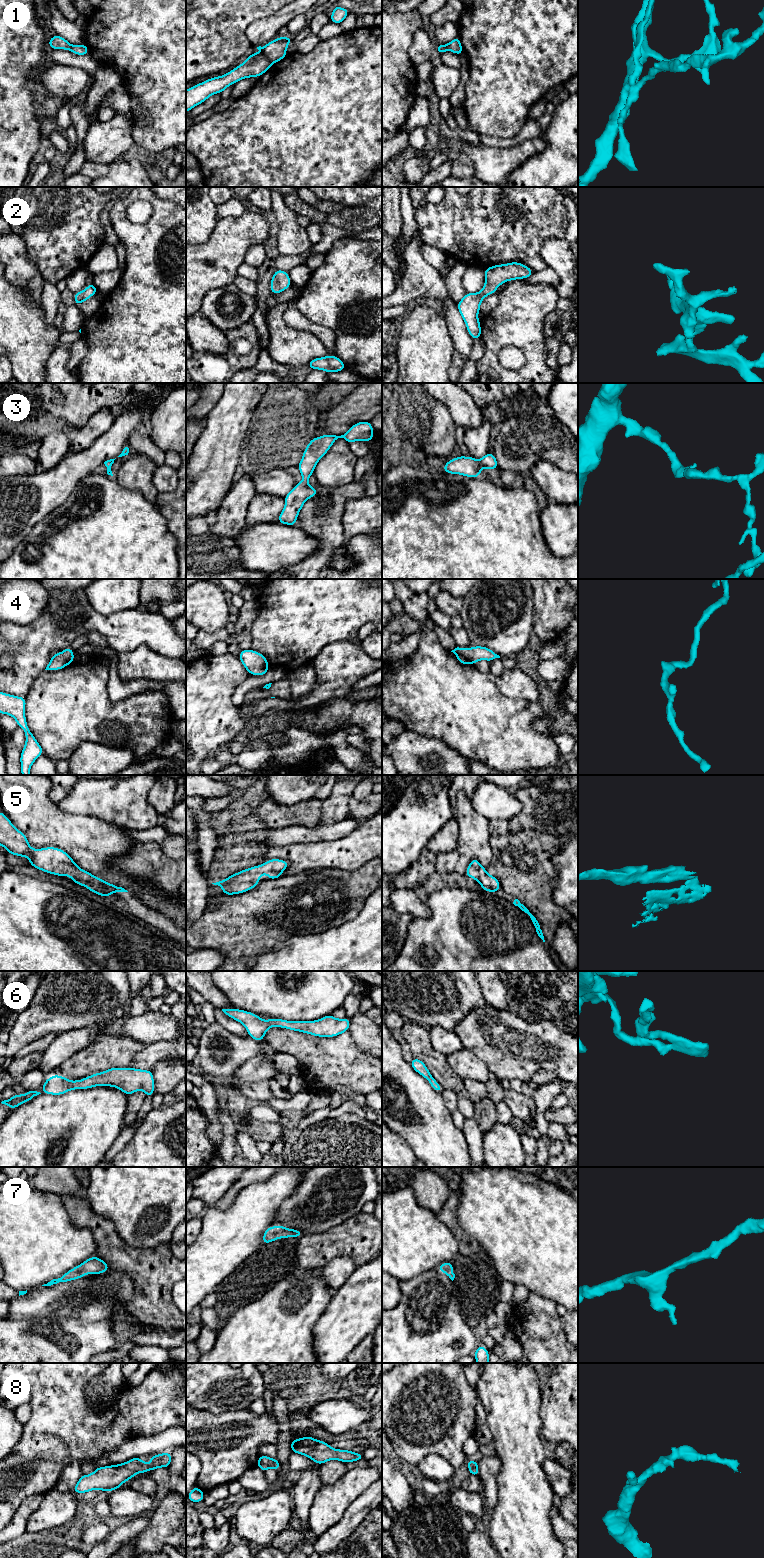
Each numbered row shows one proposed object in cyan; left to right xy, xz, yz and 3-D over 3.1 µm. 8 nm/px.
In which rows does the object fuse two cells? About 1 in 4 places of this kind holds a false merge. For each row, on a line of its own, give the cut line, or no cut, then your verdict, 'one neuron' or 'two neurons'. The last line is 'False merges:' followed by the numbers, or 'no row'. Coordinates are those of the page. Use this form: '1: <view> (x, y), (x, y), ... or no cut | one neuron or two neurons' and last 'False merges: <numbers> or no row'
1: xz (262, 52), (272, 63) | two neurons
2: no cut | one neuron
3: no cut | one neuron
4: no cut | one neuron
5: no cut | one neuron
6: no cut | one neuron
7: no cut | one neuron
8: no cut | one neuron
False merges: 1

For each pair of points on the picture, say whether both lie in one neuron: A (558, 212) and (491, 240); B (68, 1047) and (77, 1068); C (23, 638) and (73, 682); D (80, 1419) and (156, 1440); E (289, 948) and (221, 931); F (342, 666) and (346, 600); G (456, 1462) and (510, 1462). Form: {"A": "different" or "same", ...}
{"A": "same", "B": "different", "C": "different", "D": "different", "E": "different", "F": "different", "G": "different"}

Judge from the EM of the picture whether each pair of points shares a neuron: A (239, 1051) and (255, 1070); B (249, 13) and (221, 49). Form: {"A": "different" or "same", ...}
{"A": "different", "B": "same"}

